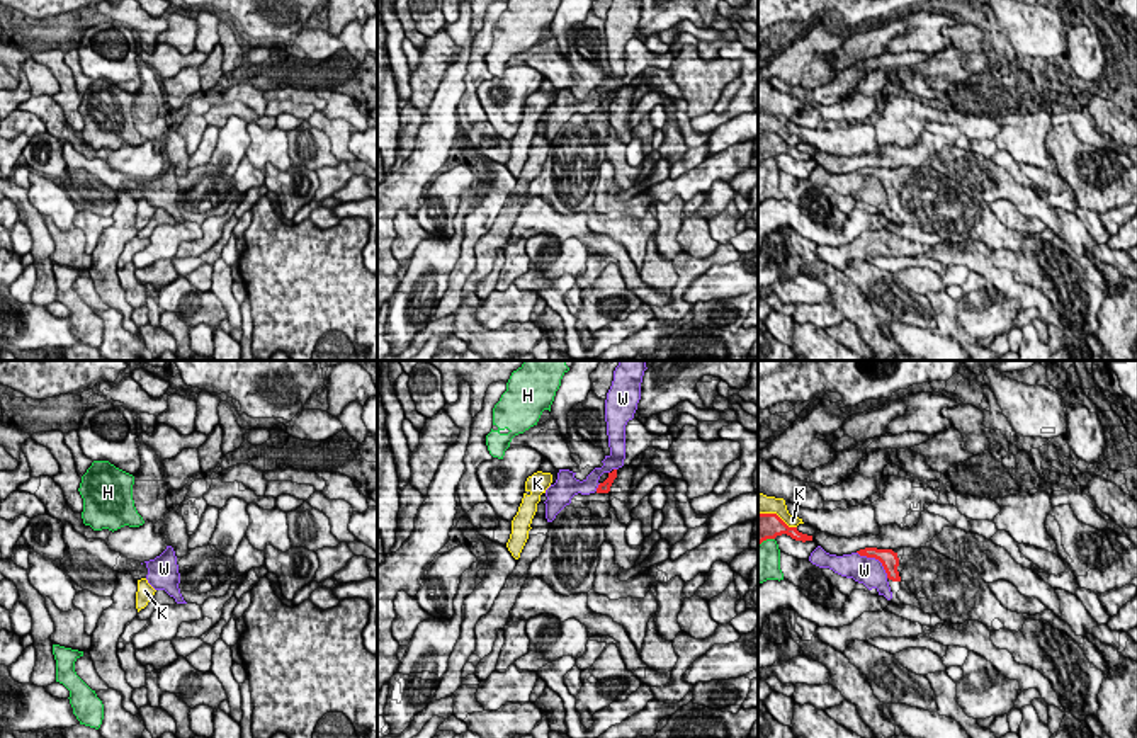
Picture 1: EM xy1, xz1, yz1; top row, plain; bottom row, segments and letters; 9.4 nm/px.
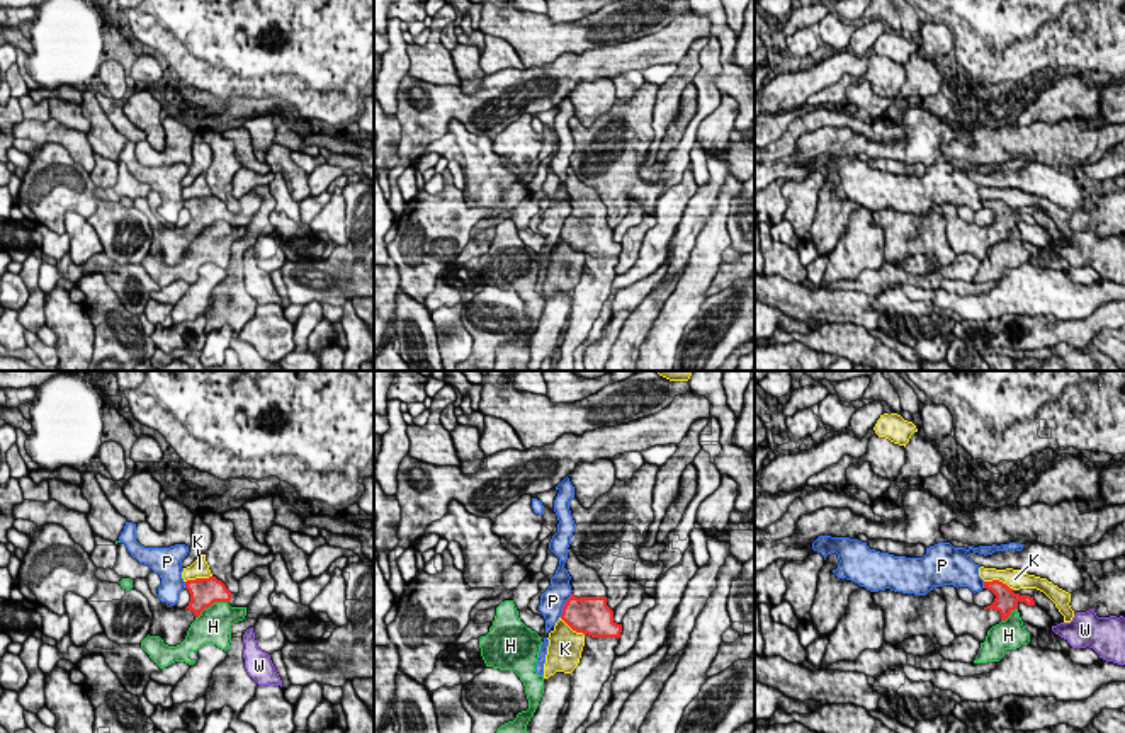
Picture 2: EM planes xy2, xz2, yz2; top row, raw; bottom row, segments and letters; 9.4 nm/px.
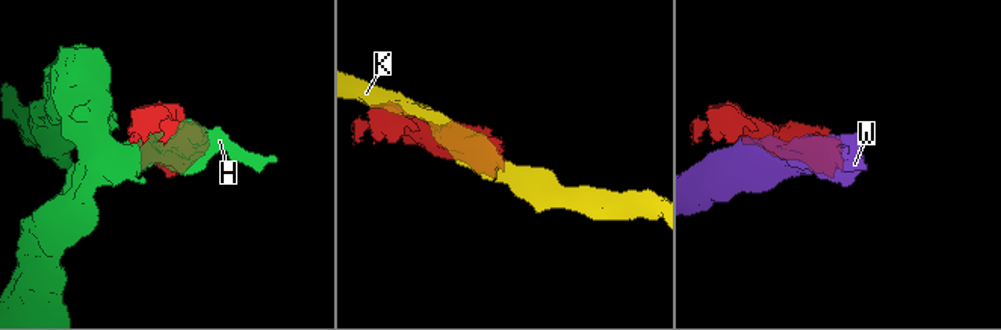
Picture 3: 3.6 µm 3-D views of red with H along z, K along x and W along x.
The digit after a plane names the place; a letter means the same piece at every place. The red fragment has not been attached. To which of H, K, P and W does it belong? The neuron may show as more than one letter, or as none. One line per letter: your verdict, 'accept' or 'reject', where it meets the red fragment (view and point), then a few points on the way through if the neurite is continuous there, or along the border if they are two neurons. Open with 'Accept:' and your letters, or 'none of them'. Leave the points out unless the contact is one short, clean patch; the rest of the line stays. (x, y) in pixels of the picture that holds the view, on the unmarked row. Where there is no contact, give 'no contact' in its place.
Accept: none of them
H: reject; contact xy2 (211, 223)
K: reject; contact yz2 (998, 199); border yz2 (984, 199), (1001, 199), (1013, 208)
P: reject; contact xz2 (565, 225); border xz2 (571, 213), (559, 235)
W: reject; contact yz1 (876, 177)

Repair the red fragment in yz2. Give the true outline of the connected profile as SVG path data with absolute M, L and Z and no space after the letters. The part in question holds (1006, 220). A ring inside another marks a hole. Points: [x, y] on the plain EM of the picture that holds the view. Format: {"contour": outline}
{"contour": "M999 199L984 201L984 207L996 214L994 221L987 226L964 221L953 204L943 204L940 207L947 221L947 240L953 253L970 253L981 262L986 260L987 250L992 245L1006 240L1018 228L1020 221L1035 224L1033 216L1015 213L1013 207Z"}

